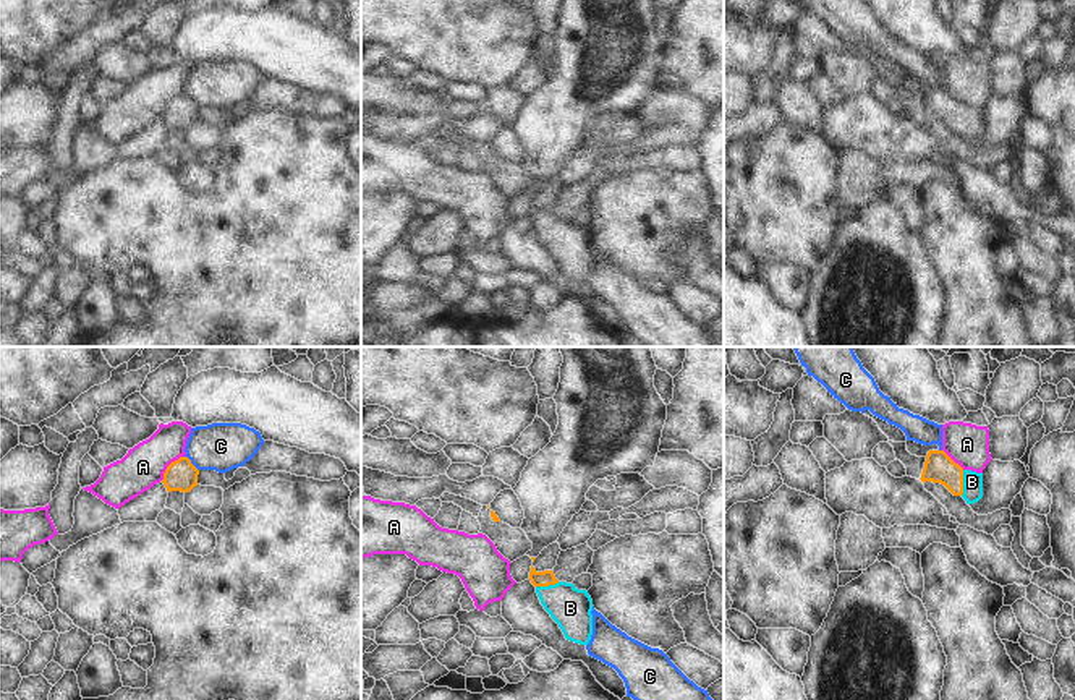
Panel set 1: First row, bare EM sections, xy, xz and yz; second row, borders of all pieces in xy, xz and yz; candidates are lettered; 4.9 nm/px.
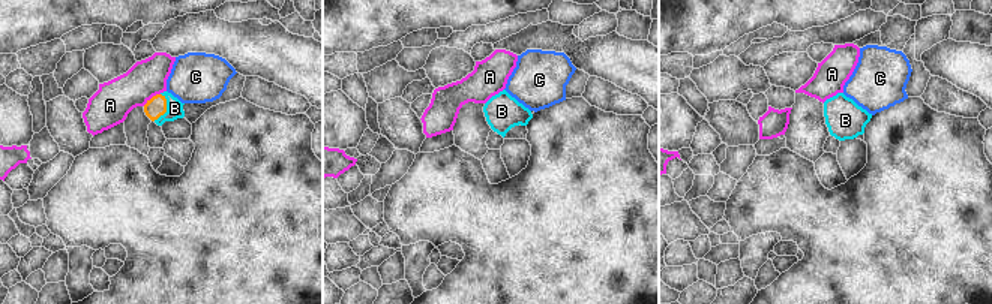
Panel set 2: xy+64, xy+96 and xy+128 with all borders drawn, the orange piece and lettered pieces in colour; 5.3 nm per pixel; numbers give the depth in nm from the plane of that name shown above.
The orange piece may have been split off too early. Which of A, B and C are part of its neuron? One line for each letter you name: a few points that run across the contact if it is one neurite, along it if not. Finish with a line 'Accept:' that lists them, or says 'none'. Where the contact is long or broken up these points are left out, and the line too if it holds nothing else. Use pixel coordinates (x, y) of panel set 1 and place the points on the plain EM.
B: yz (939, 104), (962, 120), (972, 119)
Accept: B

